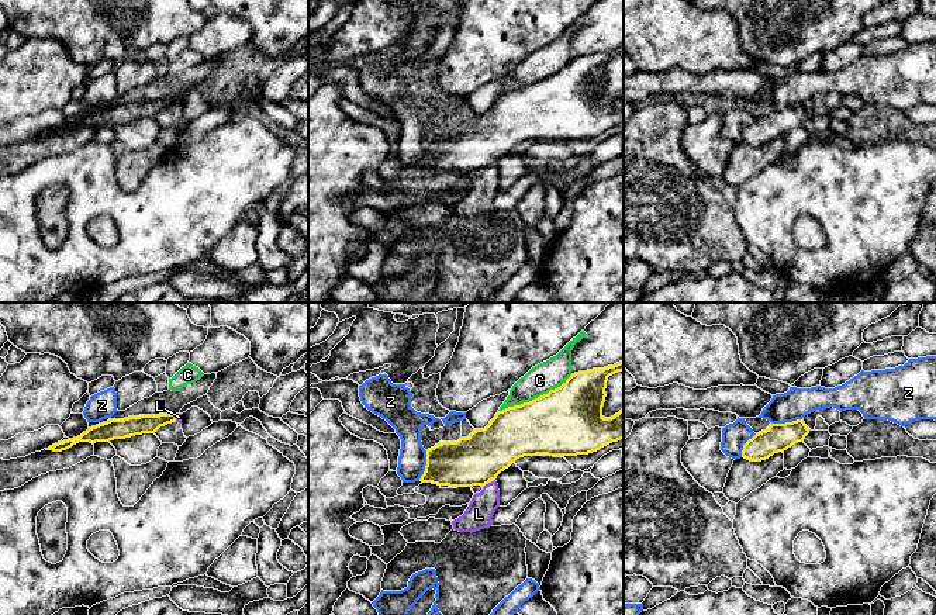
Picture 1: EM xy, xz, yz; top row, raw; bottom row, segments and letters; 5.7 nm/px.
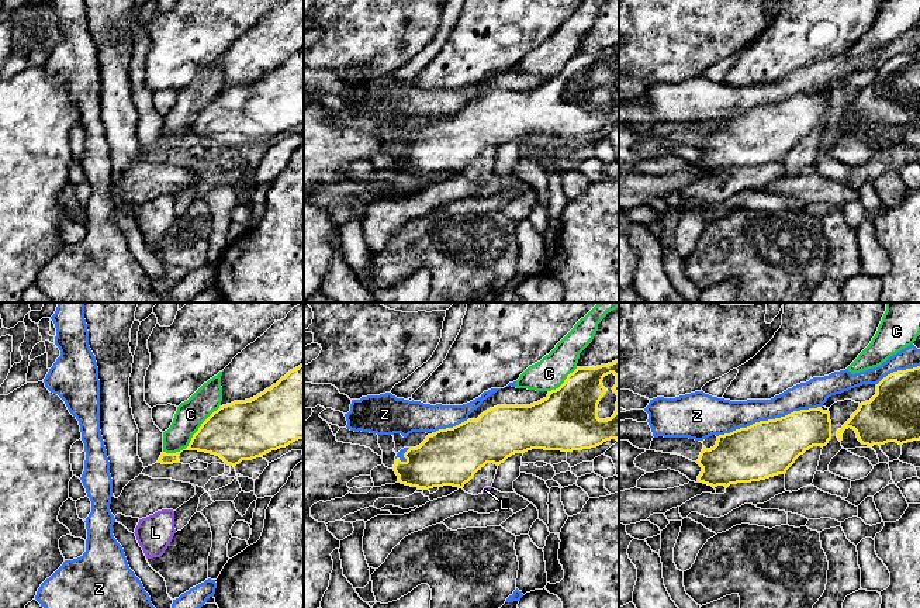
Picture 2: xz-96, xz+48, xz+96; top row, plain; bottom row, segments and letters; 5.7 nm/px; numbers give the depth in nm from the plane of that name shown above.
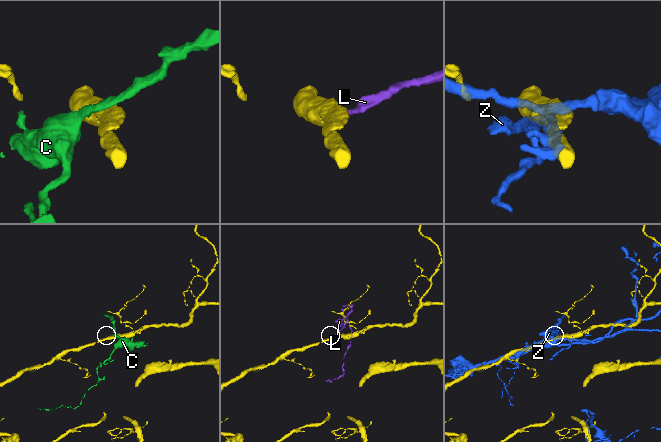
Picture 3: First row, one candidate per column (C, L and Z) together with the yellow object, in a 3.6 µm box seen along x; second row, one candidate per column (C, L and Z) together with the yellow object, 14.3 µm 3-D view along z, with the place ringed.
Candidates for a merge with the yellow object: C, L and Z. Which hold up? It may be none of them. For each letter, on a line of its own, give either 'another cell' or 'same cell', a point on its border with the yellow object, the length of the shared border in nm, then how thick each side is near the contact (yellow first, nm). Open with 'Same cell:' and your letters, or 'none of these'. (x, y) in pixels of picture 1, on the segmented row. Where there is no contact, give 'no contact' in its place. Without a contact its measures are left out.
Same cell: none of these
C: another cell; contact xz (535, 398); length 480 nm; calibres 400 and 170 nm
L: another cell; contact xz (486, 483); length 50 nm; calibres 280 and 150 nm
Z: another cell; contact xz (425, 466); length 180 nm; calibres 280 and 160 nm

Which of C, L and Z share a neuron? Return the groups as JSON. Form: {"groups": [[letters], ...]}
{"groups": [["C"], ["L"], ["Z"]]}

